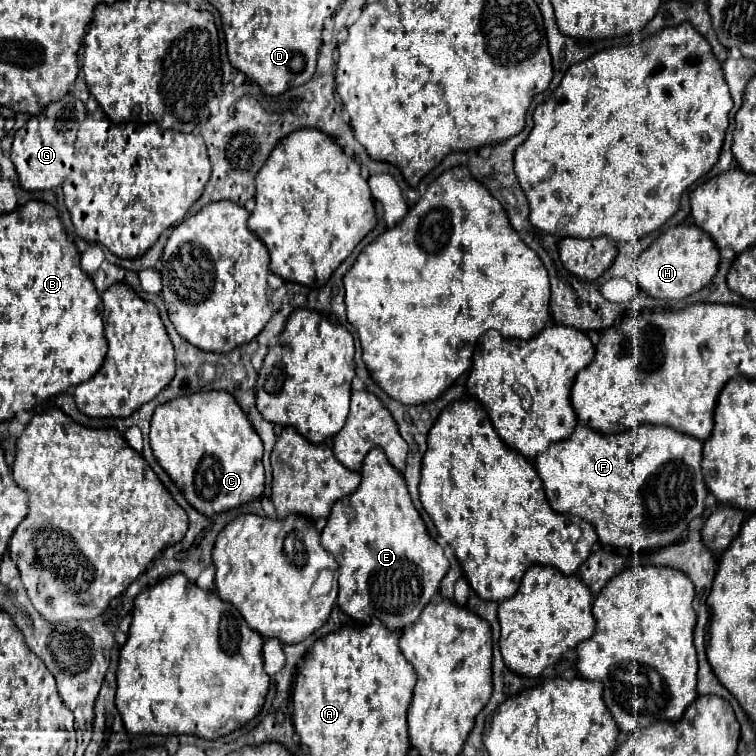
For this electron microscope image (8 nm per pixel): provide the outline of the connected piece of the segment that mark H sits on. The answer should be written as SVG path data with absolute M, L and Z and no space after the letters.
M678 225L668 231L664 231L638 259L632 279L636 281L638 289L648 293L656 299L686 299L692 293L706 287L712 277L718 271L720 253L702 229L696 229L694 225Z

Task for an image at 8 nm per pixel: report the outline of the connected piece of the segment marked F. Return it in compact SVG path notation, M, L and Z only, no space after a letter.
M576 425L568 441L548 445L548 449L536 457L534 465L544 483L546 499L556 513L576 515L592 523L604 545L644 551L678 543L684 539L688 523L704 511L708 491L704 489L700 461L702 441L670 427L638 425L636 429L618 435L604 435L594 429L586 429L586 425Z

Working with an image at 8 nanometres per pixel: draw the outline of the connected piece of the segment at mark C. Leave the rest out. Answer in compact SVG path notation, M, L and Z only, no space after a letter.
M206 391L158 405L150 421L150 445L186 501L206 517L250 503L264 493L262 441L230 393Z

